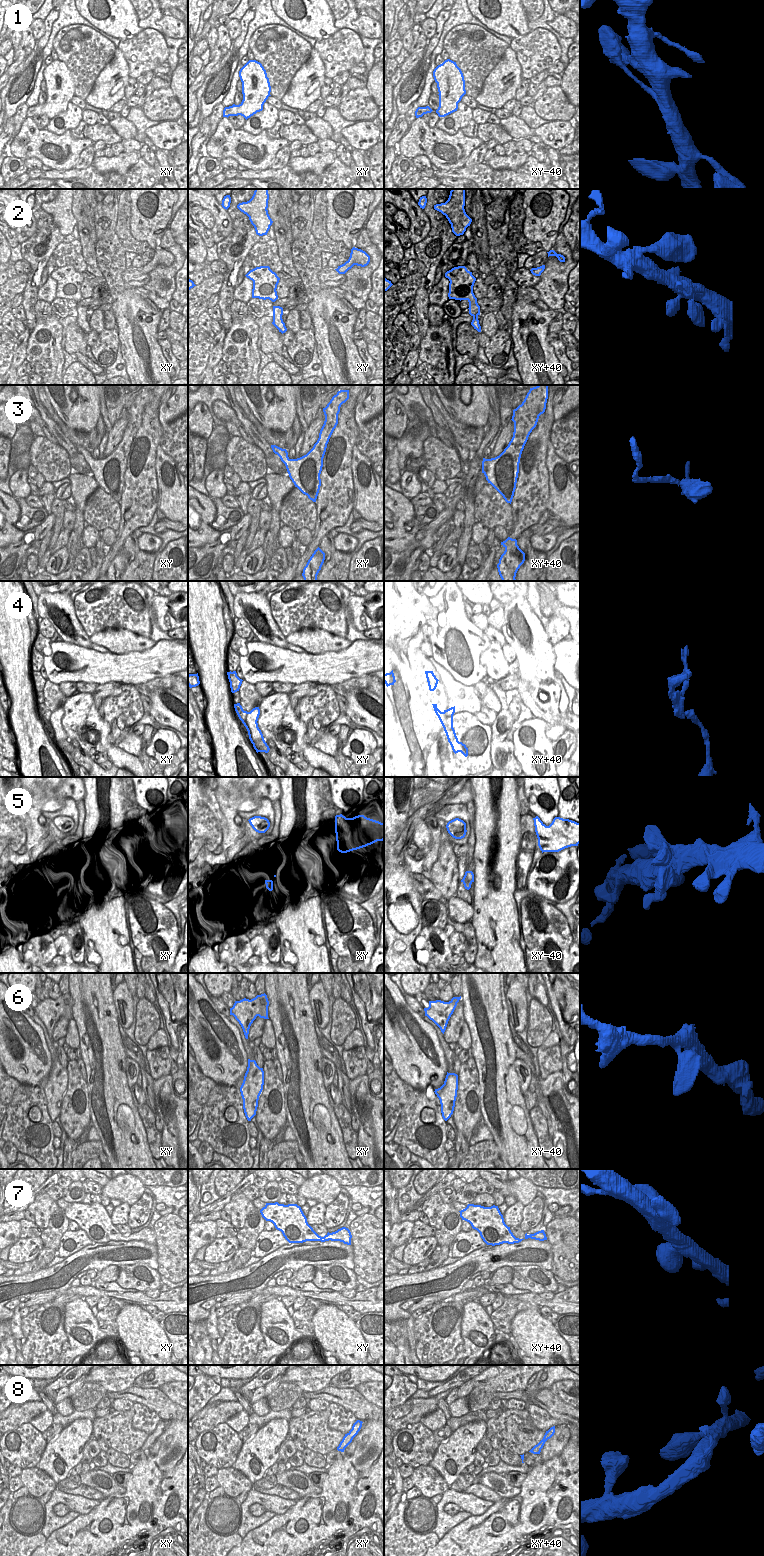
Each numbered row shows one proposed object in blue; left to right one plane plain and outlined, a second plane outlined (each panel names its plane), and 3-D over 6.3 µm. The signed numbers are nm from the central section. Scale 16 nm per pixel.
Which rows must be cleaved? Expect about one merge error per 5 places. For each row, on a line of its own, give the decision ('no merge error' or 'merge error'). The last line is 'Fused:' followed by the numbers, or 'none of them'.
1: no merge error
2: no merge error
3: no merge error
4: merge error
5: no merge error
6: no merge error
7: no merge error
8: no merge error
Fused: 4

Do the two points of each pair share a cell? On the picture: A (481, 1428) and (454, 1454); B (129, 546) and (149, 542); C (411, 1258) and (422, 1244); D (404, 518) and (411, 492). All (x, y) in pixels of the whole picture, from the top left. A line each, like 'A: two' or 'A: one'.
A: one
B: two
C: one
D: two

